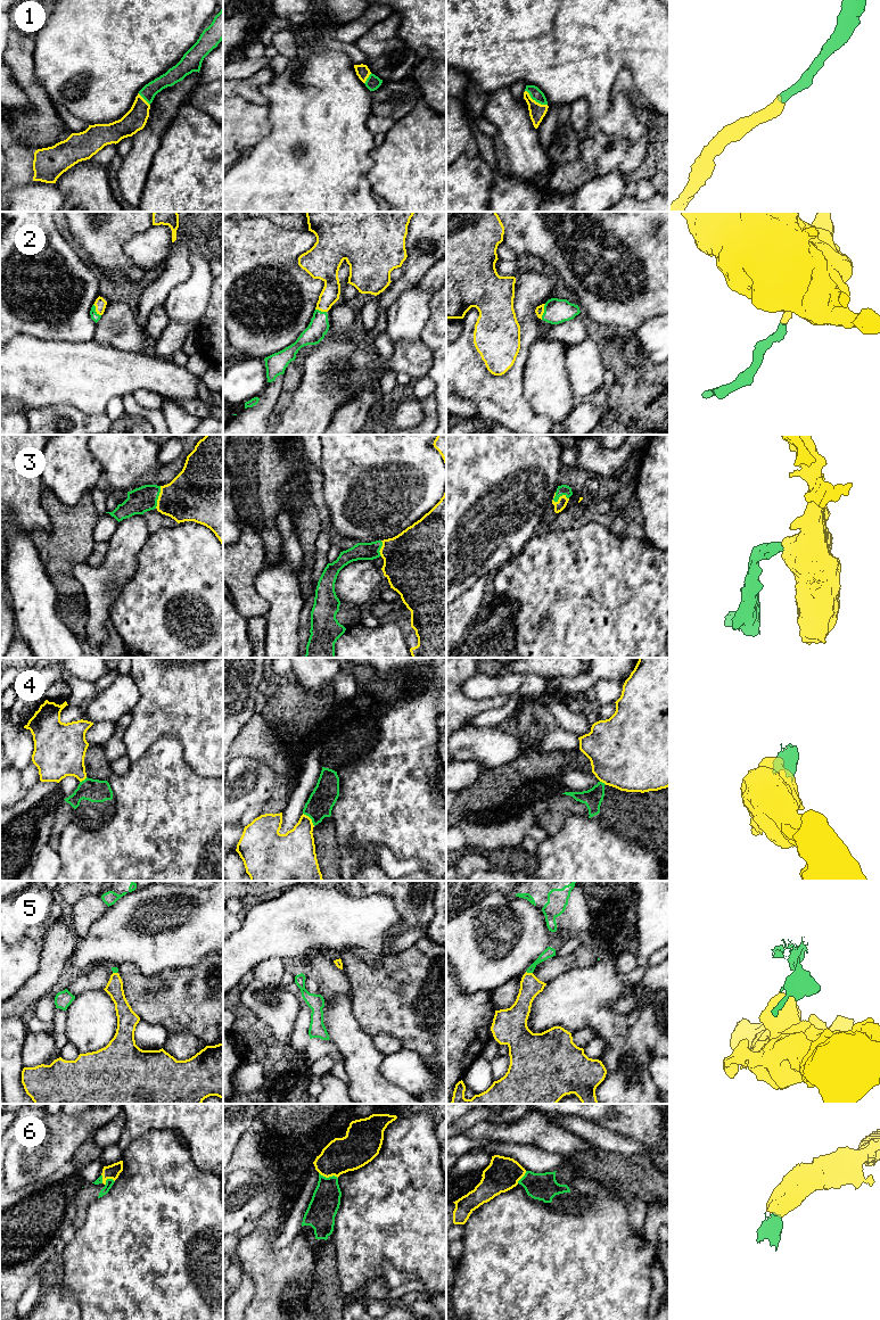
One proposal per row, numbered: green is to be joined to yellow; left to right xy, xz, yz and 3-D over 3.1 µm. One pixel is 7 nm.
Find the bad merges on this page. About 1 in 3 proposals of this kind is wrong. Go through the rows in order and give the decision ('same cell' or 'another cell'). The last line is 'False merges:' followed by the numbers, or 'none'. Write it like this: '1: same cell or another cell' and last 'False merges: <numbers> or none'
1: same cell
2: same cell
3: same cell
4: another cell
5: another cell
6: same cell
False merges: 4, 5

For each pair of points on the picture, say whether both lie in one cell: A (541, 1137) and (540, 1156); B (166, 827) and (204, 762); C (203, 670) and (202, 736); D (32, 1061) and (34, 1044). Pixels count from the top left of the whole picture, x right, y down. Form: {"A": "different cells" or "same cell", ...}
{"A": "different cells", "B": "different cells", "C": "same cell", "D": "same cell"}

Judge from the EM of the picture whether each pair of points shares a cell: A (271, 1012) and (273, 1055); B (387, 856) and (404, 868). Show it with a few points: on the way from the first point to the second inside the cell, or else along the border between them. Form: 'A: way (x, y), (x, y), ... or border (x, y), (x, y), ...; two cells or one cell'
A: border (254, 1013), (281, 1042), (288, 1044); two cells
B: way (392, 860), (400, 867); one cell

